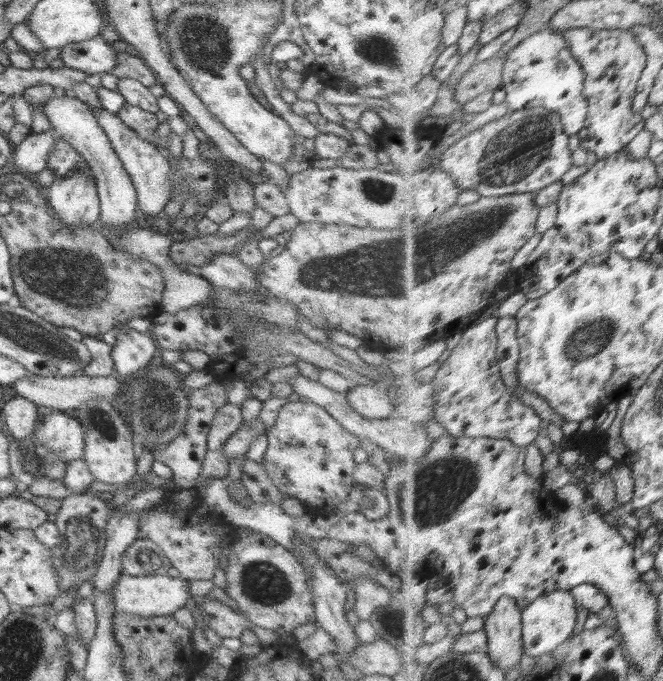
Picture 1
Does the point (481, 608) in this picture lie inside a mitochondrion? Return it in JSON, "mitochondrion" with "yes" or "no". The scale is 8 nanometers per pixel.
{"mitochondrion":"no"}

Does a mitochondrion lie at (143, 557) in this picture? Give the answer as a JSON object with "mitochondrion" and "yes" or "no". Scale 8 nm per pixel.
{"mitochondrion":"yes"}

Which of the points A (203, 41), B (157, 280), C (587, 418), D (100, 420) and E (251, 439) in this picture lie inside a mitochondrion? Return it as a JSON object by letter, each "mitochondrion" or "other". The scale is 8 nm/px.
{"A":"mitochondrion","B":"other","C":"other","D":"mitochondrion","E":"other"}

